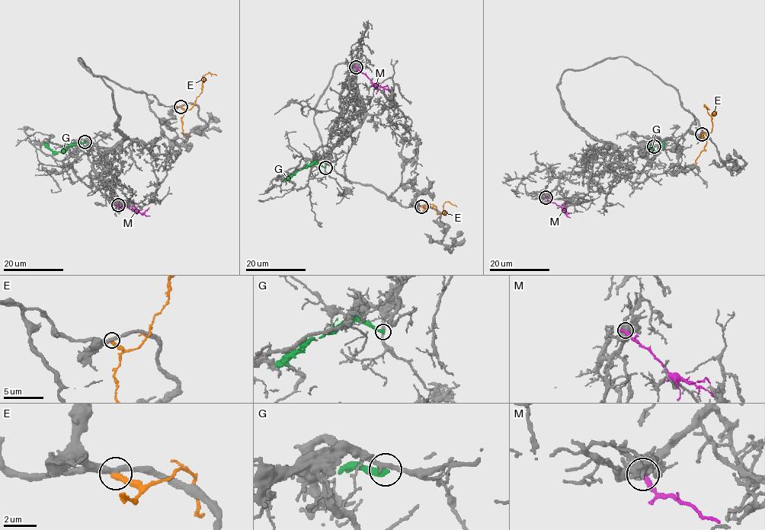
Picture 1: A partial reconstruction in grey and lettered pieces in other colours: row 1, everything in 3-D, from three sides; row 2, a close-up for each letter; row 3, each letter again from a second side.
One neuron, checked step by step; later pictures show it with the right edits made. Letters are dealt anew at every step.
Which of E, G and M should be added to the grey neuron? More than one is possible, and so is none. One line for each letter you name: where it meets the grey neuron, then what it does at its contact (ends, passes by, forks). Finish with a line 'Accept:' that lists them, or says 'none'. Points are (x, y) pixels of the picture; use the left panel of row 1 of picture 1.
Accept: none

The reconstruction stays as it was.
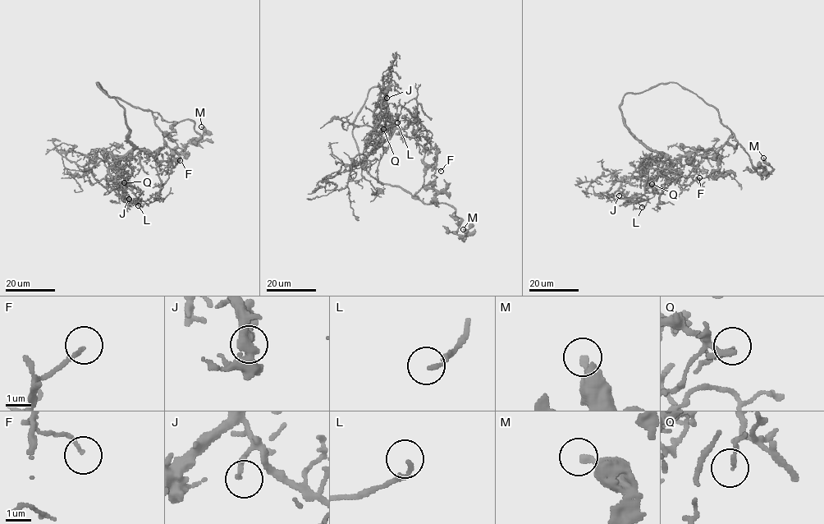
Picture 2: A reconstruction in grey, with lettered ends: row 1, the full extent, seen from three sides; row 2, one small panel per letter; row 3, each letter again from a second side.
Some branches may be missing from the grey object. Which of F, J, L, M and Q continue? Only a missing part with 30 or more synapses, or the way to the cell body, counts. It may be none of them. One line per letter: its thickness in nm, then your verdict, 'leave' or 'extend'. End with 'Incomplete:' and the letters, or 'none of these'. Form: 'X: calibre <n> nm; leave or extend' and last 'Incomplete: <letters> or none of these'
F: calibre 130 nm; leave
J: calibre 190 nm; leave
L: calibre 150 nm; leave
M: calibre 260 nm; leave
Q: calibre 90 nm; leave
Incomplete: none of these

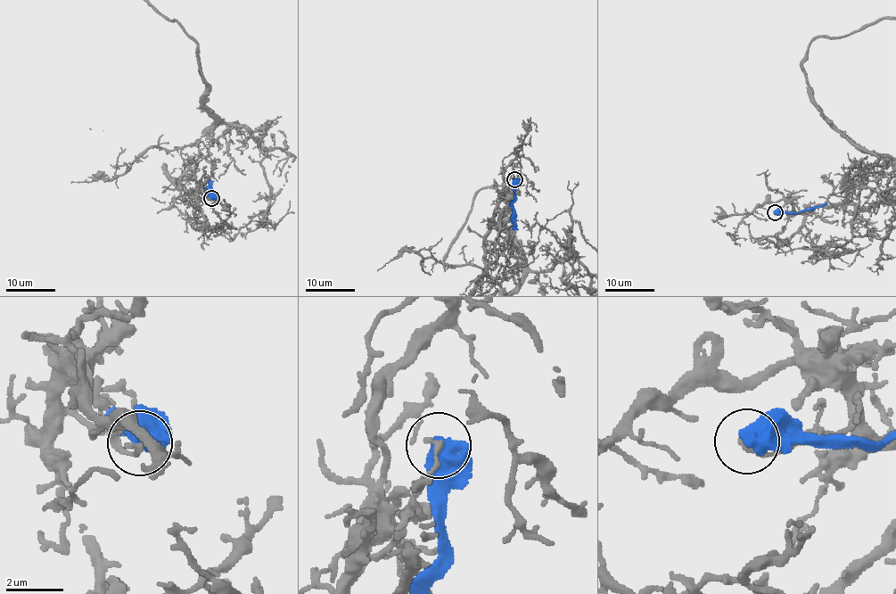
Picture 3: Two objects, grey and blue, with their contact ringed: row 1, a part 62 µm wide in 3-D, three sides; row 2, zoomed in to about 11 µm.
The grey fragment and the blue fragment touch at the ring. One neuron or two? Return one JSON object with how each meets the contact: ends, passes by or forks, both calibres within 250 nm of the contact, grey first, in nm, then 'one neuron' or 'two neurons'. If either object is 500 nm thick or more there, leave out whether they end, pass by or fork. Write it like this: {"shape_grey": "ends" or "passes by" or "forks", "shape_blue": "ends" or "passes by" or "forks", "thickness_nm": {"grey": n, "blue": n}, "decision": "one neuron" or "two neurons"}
{"thickness_nm": {"grey": 180, "blue": 700}, "decision": "two neurons"}

